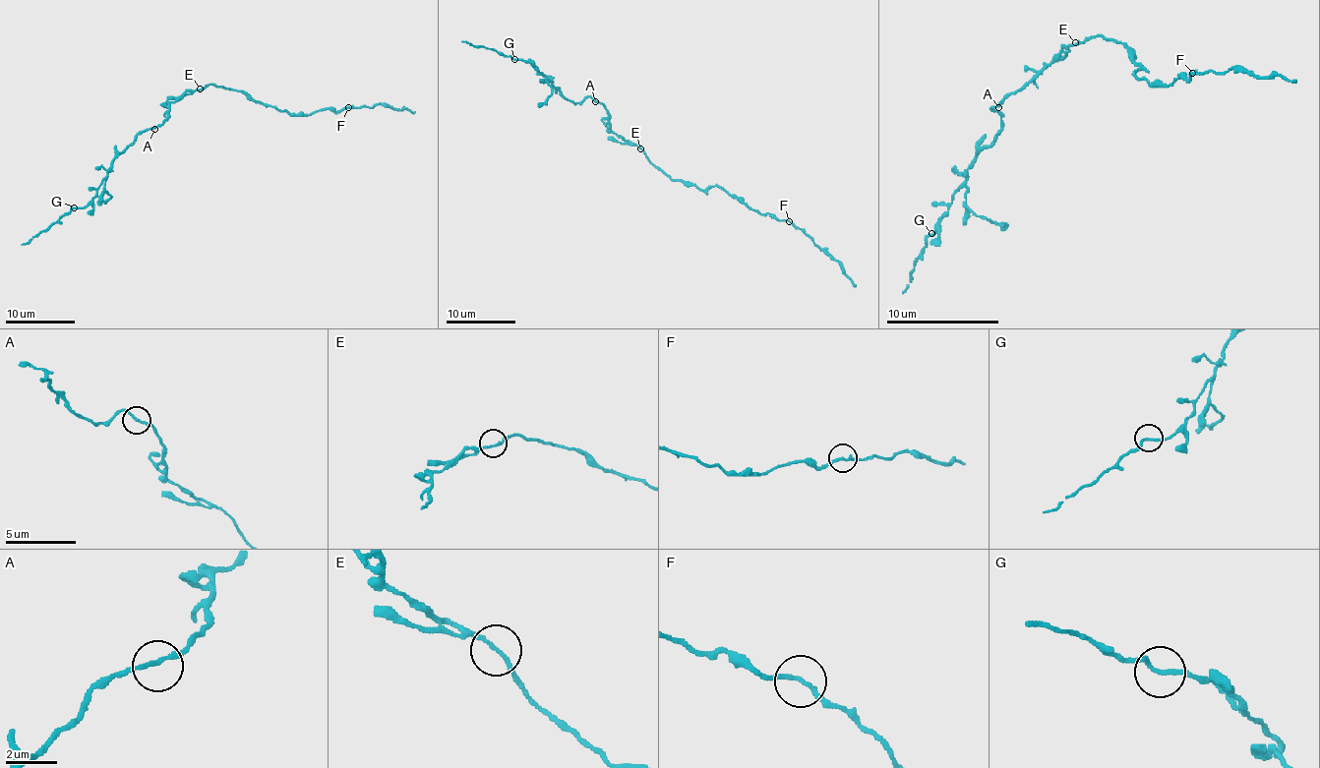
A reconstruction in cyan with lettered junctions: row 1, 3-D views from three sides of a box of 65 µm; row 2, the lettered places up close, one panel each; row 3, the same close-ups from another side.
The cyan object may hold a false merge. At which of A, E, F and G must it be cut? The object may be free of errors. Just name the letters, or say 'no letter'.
no letter

